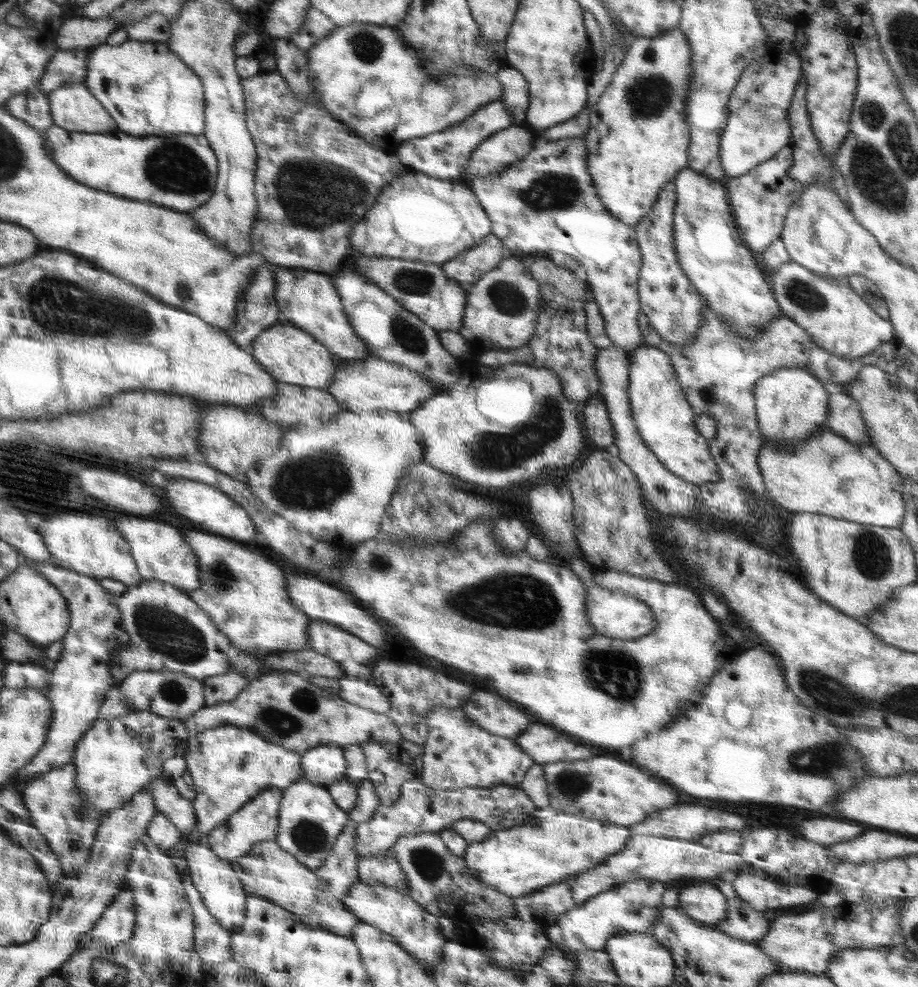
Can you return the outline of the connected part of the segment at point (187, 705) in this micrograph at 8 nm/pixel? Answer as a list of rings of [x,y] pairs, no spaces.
[[[168,669],[162,671],[137,670],[116,685],[122,692],[122,700],[132,711],[152,711],[154,714],[188,721],[189,717],[205,707],[202,682],[198,679]]]

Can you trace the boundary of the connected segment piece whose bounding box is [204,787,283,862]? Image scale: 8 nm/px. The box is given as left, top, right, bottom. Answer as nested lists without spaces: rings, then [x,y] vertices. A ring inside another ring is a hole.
[[[275,787],[258,794],[235,814],[232,814],[223,824],[207,833],[204,839],[205,844],[221,860],[232,862],[242,856],[247,856],[252,851],[254,844],[264,843],[268,840],[275,841],[282,797],[283,790]]]

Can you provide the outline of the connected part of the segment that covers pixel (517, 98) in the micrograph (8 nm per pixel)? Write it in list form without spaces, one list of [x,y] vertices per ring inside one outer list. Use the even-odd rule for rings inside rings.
[[[508,64],[498,70],[497,79],[502,84],[500,99],[504,102],[506,110],[510,112],[514,125],[520,127],[527,118],[528,100],[530,100],[528,81],[518,69]]]

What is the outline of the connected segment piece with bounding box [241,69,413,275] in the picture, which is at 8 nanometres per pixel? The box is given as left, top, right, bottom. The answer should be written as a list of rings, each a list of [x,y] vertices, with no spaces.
[[[263,69],[256,74],[256,76],[250,76],[250,78],[241,78],[241,85],[243,88],[243,96],[245,100],[245,119],[247,128],[249,130],[252,140],[256,145],[256,154],[258,158],[256,160],[255,170],[255,182],[254,182],[254,196],[256,196],[256,217],[254,217],[254,223],[252,223],[252,231],[250,231],[250,244],[252,244],[252,251],[256,253],[262,253],[262,256],[273,267],[302,267],[310,271],[325,273],[332,275],[332,272],[336,274],[336,270],[341,269],[342,266],[338,266],[342,262],[342,258],[346,256],[346,252],[350,249],[350,230],[354,228],[356,222],[360,222],[368,210],[376,204],[376,198],[378,194],[382,192],[382,188],[386,188],[396,176],[402,176],[404,172],[413,170],[408,166],[403,165],[398,159],[395,152],[386,152],[381,148],[368,144],[360,137],[352,132],[351,129],[346,127],[340,121],[334,119],[327,111],[318,106],[306,106],[304,102],[296,99],[291,94],[291,88],[286,84],[284,76],[277,70],[274,72],[264,71]]]

